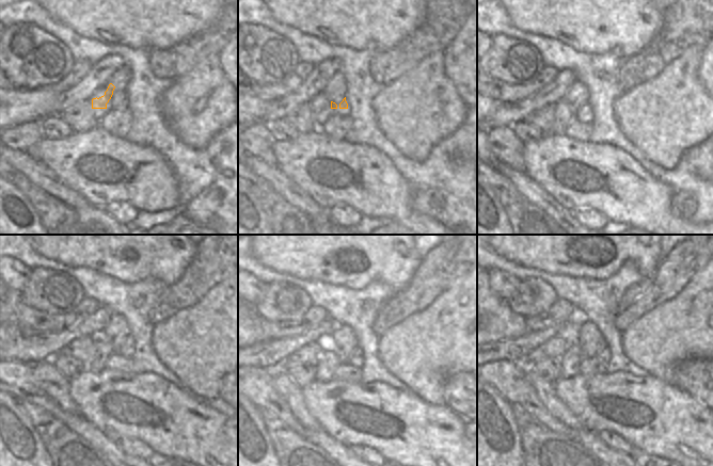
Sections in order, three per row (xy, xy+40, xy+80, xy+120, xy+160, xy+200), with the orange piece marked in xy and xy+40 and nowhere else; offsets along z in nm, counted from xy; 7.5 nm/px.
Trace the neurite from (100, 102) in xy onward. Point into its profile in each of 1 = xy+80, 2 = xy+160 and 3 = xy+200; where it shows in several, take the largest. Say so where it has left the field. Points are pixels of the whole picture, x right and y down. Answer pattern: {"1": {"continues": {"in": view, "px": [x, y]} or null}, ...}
{"1": {"continues": {"in": "xy+80", "px": [581, 111]}}, "2": {"continues": {"in": "xy+160", "px": [332, 360]}}, "3": {"continues": {"in": "xy+200", "px": [571, 360]}}}

